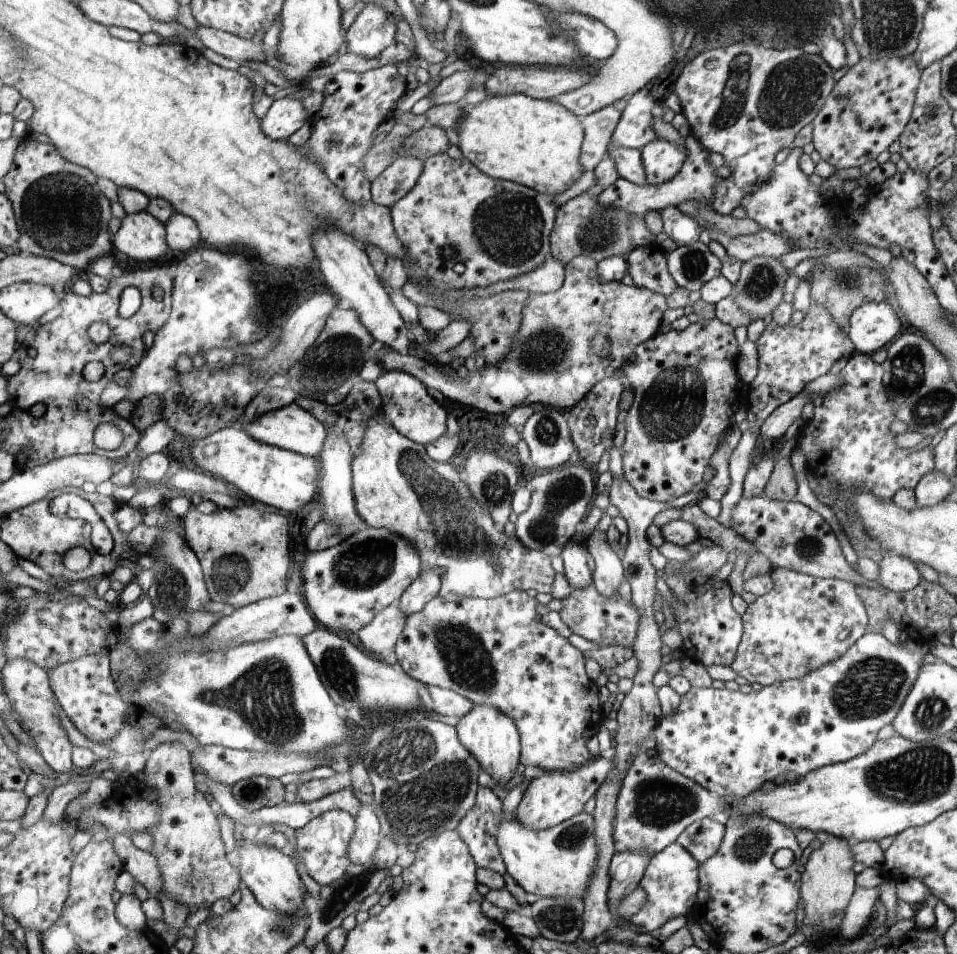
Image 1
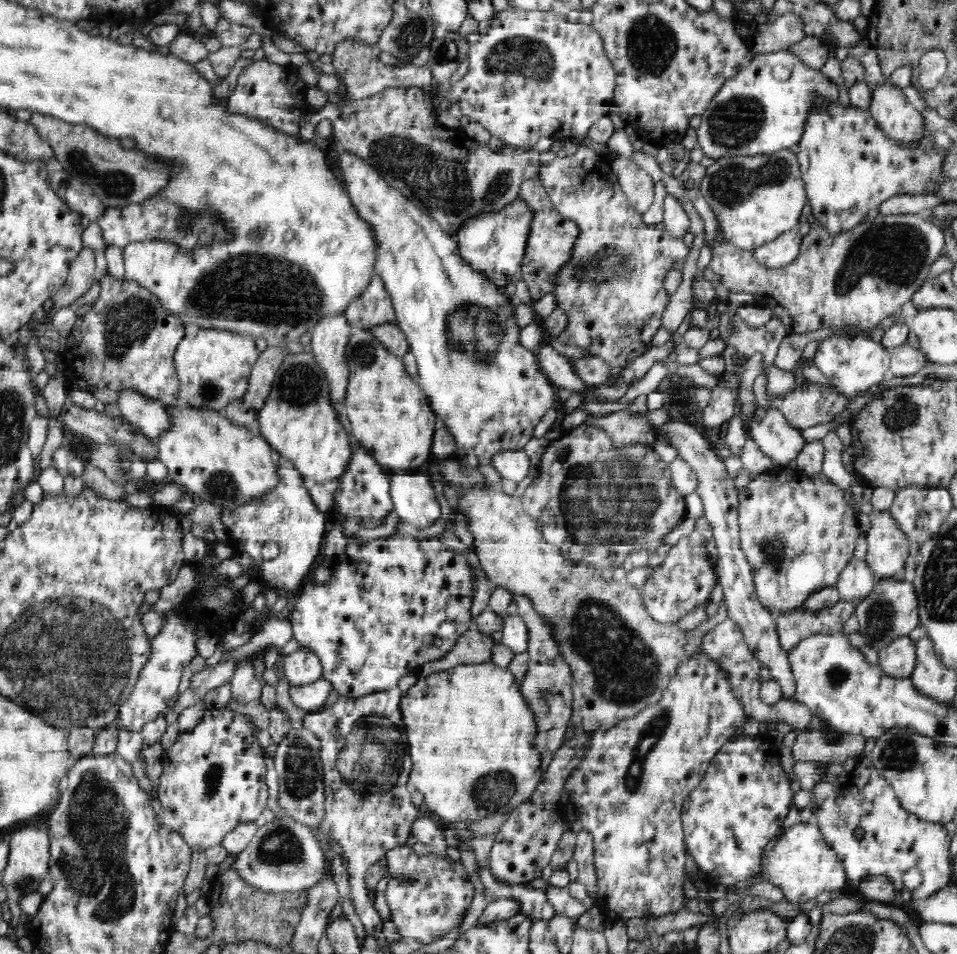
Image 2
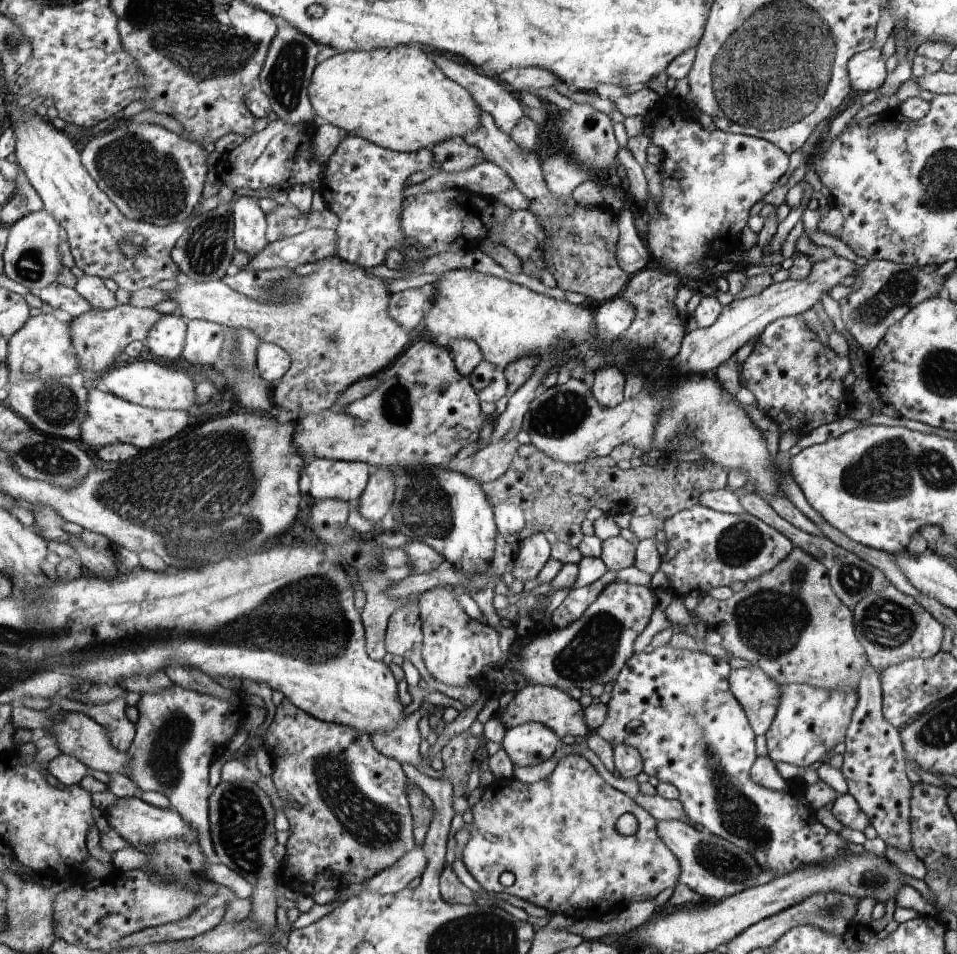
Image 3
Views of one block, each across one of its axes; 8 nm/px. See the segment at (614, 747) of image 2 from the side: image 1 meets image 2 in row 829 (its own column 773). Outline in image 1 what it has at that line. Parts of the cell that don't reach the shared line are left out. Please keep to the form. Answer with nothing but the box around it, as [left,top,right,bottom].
[729,568,867,686]

